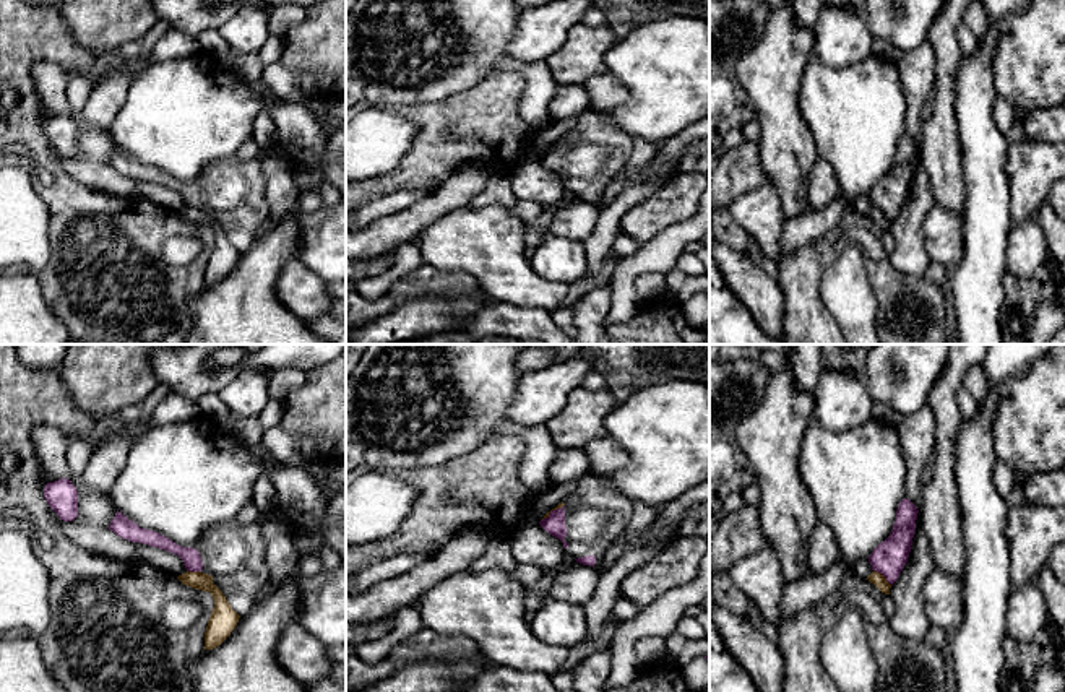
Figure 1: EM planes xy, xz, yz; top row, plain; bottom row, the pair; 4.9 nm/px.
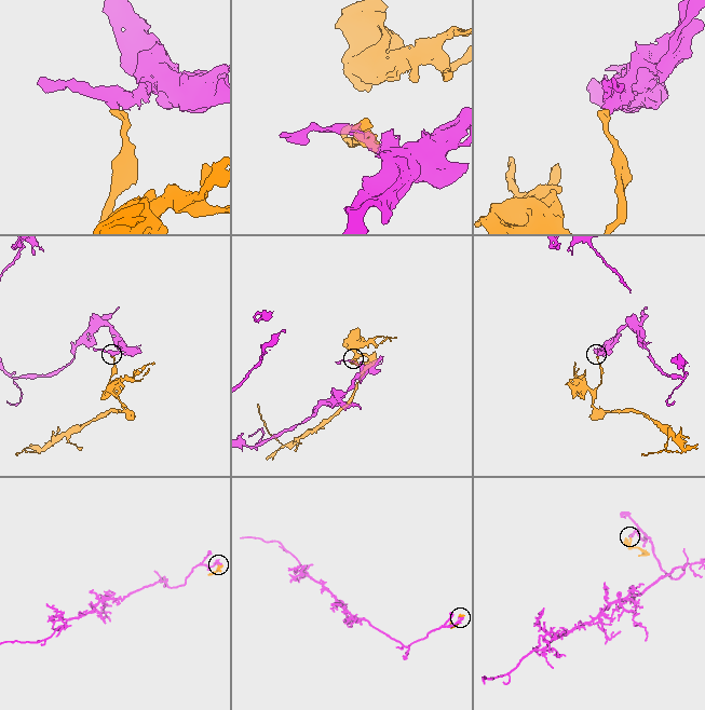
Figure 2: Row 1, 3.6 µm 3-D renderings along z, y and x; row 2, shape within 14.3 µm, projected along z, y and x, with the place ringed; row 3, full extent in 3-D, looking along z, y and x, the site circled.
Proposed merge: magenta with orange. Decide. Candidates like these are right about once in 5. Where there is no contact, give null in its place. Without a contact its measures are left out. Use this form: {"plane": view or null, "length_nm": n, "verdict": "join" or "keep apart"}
{"plane": "yz", "length_nm": 120, "verdict": "keep apart"}

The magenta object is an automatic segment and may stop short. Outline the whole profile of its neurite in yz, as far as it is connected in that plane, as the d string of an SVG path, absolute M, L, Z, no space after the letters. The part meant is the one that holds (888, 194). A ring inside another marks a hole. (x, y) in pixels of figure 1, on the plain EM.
M903 135L896 146L896 158L890 172L869 192L872 206L882 210L893 221L908 198L916 167L917 143Z

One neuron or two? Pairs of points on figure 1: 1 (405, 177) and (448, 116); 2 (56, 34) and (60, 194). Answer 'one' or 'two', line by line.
1: one
2: one

